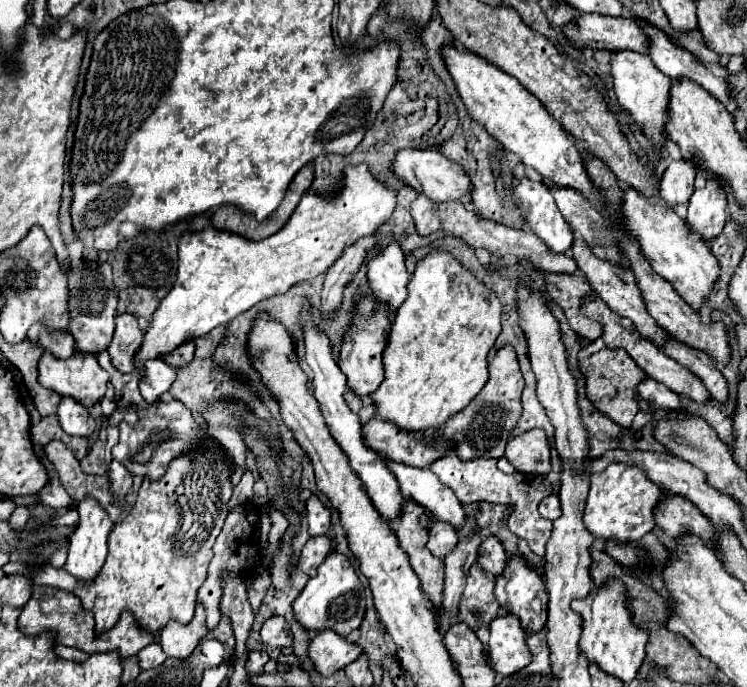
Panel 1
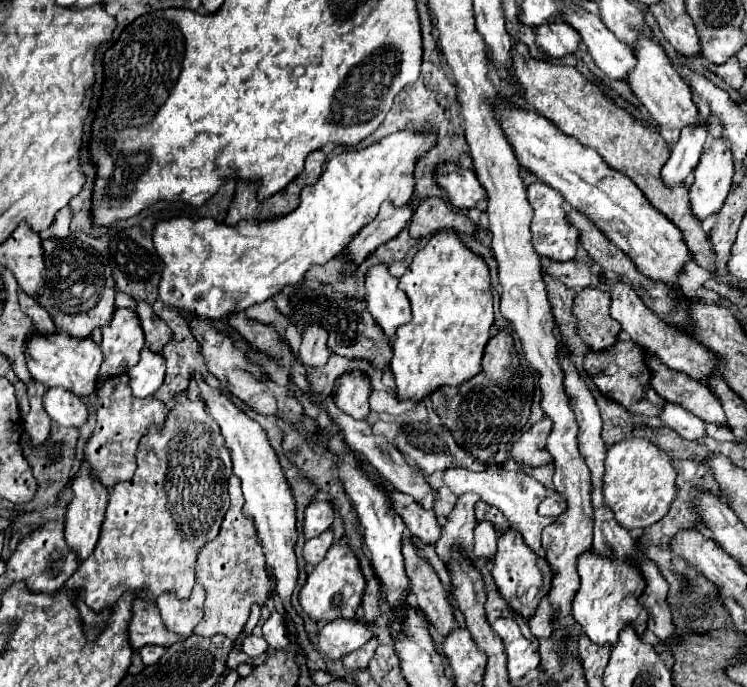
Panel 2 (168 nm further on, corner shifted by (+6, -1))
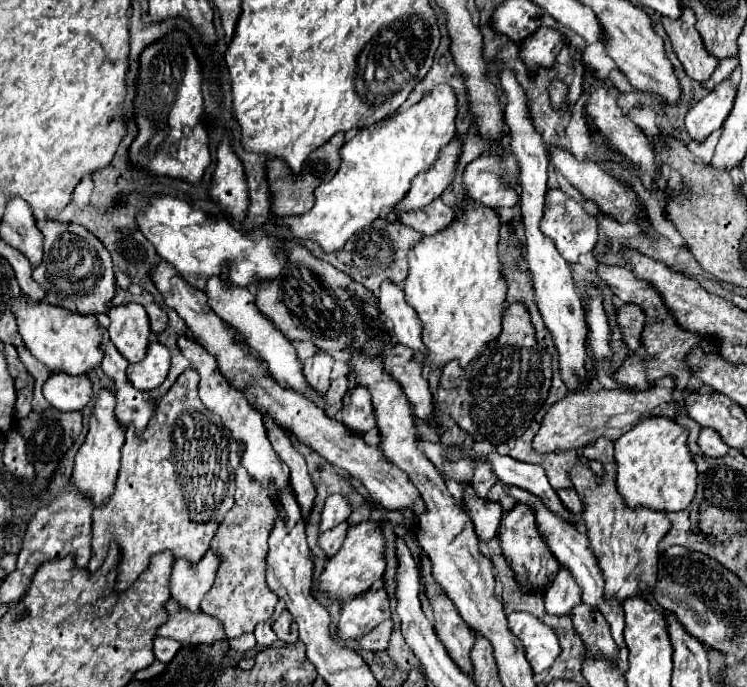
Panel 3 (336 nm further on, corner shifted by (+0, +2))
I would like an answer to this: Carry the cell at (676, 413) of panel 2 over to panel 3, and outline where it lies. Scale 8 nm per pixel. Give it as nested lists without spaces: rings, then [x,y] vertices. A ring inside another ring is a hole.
[[[701,427],[701,433],[699,433],[699,439],[697,439],[701,451],[705,455],[711,455],[711,457],[717,457],[717,455],[725,455],[725,451],[729,451],[729,447],[721,441],[721,437],[717,435],[717,431],[713,429],[705,429]]]

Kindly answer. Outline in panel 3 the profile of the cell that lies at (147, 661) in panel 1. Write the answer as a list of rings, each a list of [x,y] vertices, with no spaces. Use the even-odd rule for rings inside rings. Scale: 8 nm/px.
[[[155,637],[153,639],[153,653],[161,663],[169,663],[169,659],[173,659],[173,655],[179,651],[179,643],[173,639],[165,639],[165,637]]]

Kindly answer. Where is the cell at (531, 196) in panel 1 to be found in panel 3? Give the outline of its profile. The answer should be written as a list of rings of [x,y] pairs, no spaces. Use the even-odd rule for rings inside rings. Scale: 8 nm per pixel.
[[[549,189],[545,195],[545,211],[543,211],[543,219],[541,219],[541,231],[545,237],[549,237],[555,243],[561,257],[567,259],[569,263],[577,263],[577,257],[581,253],[593,251],[593,247],[599,239],[597,237],[597,219],[591,217],[581,207],[581,203],[573,201],[561,189]]]

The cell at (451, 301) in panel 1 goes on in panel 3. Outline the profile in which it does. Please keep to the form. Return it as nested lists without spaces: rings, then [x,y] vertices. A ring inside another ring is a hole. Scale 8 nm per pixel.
[[[467,199],[461,219],[433,237],[423,237],[423,241],[409,253],[405,299],[423,323],[423,343],[427,353],[415,351],[413,355],[413,361],[421,367],[443,367],[453,359],[459,361],[461,367],[467,367],[499,337],[507,291],[497,257],[499,225],[501,221],[493,209]]]

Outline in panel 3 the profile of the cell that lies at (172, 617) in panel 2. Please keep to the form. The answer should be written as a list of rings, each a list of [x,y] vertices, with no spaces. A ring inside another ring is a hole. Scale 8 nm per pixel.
[[[207,551],[197,563],[197,567],[189,567],[185,559],[175,561],[173,573],[171,573],[171,597],[191,613],[199,613],[199,605],[205,597],[205,593],[211,589],[215,573],[217,573],[217,555],[213,551]]]

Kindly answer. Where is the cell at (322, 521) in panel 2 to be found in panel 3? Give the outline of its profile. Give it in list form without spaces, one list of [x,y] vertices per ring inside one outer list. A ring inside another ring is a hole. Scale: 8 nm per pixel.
[[[331,495],[321,511],[321,523],[319,523],[319,531],[327,531],[333,529],[335,525],[347,521],[351,513],[351,507],[347,503],[347,499],[343,495]]]

